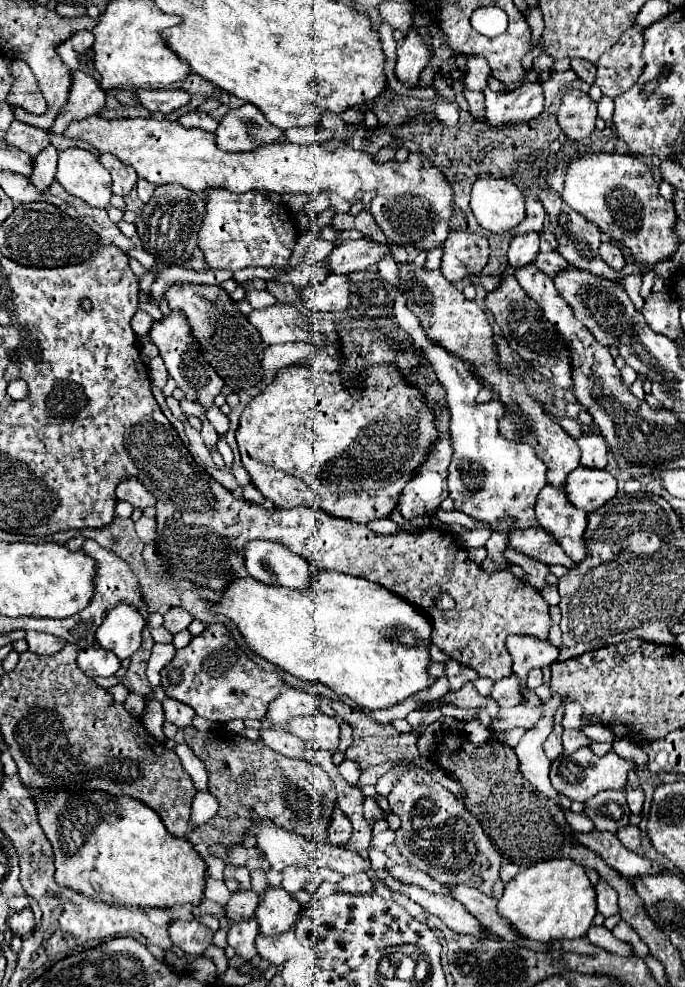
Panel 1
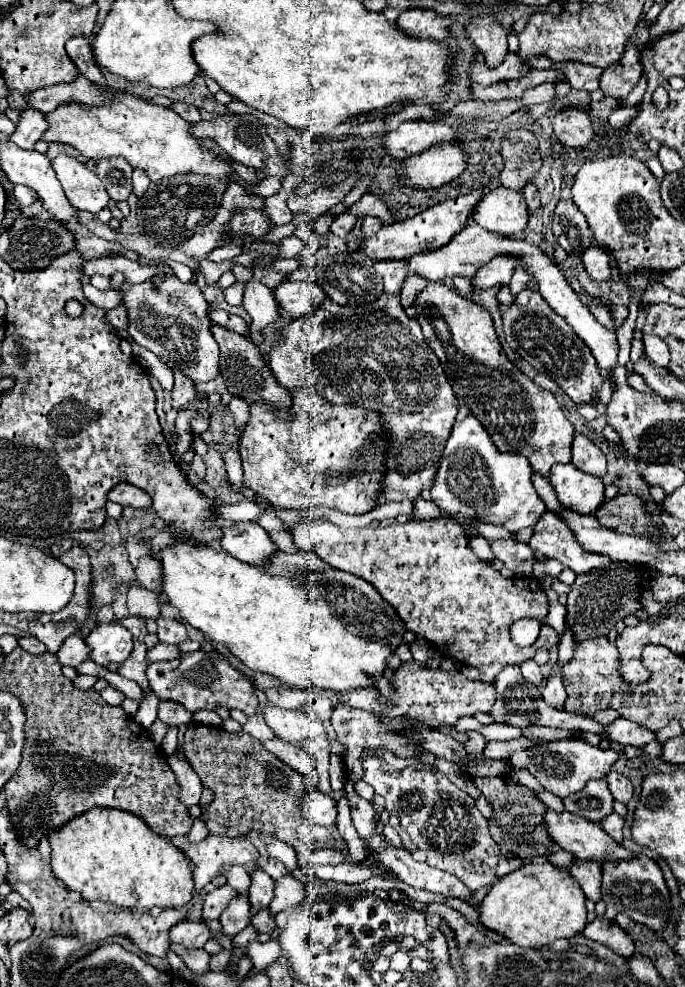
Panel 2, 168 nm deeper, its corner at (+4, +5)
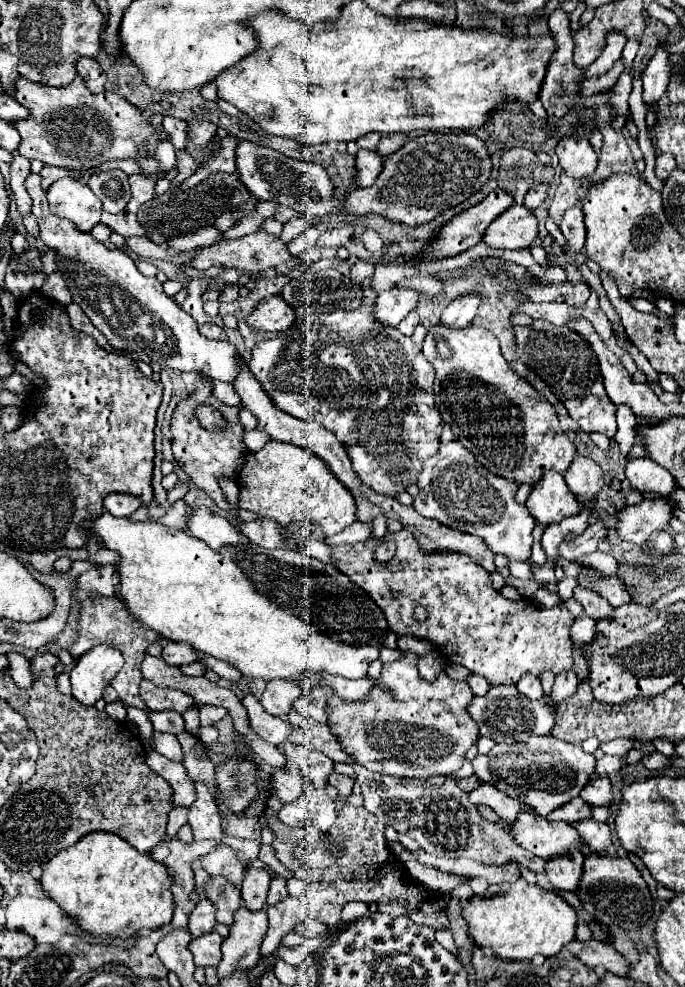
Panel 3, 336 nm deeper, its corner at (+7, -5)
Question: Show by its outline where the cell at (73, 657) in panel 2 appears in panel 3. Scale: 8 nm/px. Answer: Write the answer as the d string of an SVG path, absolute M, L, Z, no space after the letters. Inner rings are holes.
M45 652L45 654L37 654L35 658L31 658L31 660L29 660L29 664L31 664L31 672L37 676L39 672L53 668L53 666L57 664L57 660L59 660L59 658L57 658L55 654L51 654L51 652Z

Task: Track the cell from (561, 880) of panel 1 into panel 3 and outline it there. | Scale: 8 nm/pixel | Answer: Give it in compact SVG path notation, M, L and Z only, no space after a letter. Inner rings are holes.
M523 878L513 884L489 886L483 894L475 894L463 906L463 918L473 942L503 960L531 960L537 954L555 956L575 938L577 924L575 910L557 892L531 886Z

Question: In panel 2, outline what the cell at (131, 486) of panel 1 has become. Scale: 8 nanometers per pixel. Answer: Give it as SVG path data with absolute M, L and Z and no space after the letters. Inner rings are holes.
M116 484L110 490L108 500L118 502L122 506L136 506L136 508L150 508L152 506L152 498L144 490L132 486L132 484Z

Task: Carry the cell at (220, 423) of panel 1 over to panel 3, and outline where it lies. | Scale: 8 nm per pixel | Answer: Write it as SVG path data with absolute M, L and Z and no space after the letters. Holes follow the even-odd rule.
M215 382L215 384L213 384L213 394L215 394L223 404L229 404L229 406L235 406L235 404L241 402L241 398L237 396L237 392L233 390L233 384Z

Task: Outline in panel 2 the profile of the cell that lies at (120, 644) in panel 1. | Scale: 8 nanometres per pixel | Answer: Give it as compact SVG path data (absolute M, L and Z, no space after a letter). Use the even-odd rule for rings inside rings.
M116 620L98 622L96 628L86 636L86 644L92 648L90 658L104 666L108 662L124 662L132 652L132 634Z

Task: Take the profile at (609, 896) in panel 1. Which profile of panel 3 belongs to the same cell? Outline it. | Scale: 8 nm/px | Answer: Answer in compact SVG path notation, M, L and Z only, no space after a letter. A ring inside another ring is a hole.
M569 852L569 856L557 856L553 860L545 862L545 874L551 882L553 888L559 890L575 890L579 880L581 880L581 872L583 872L583 852Z

